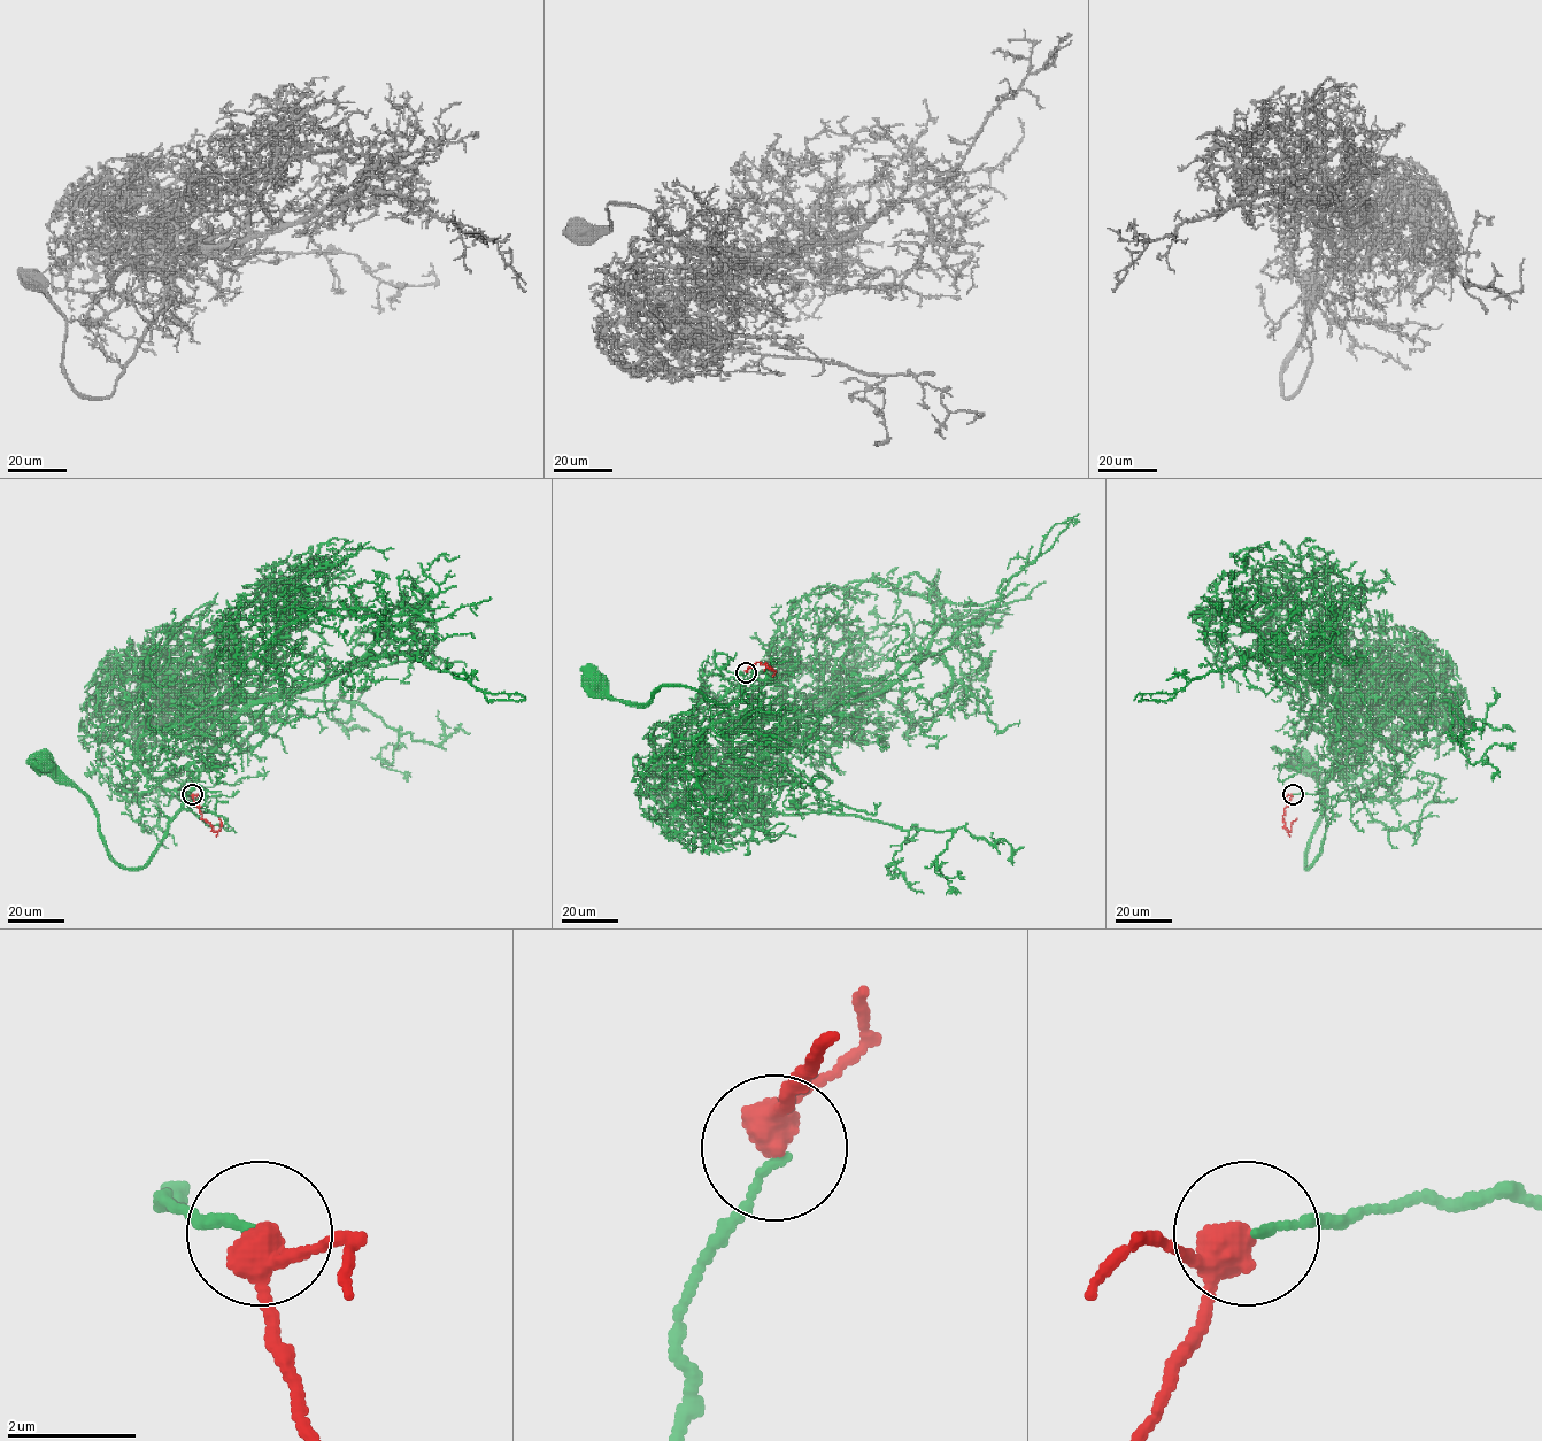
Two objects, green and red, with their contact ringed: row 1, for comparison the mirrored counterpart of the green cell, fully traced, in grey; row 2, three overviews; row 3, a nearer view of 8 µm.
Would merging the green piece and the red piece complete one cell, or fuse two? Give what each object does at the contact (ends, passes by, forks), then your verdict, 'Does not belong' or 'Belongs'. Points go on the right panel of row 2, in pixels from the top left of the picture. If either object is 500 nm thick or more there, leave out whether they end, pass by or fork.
At the ring green ends. At the ring red passes by. Does not belong

